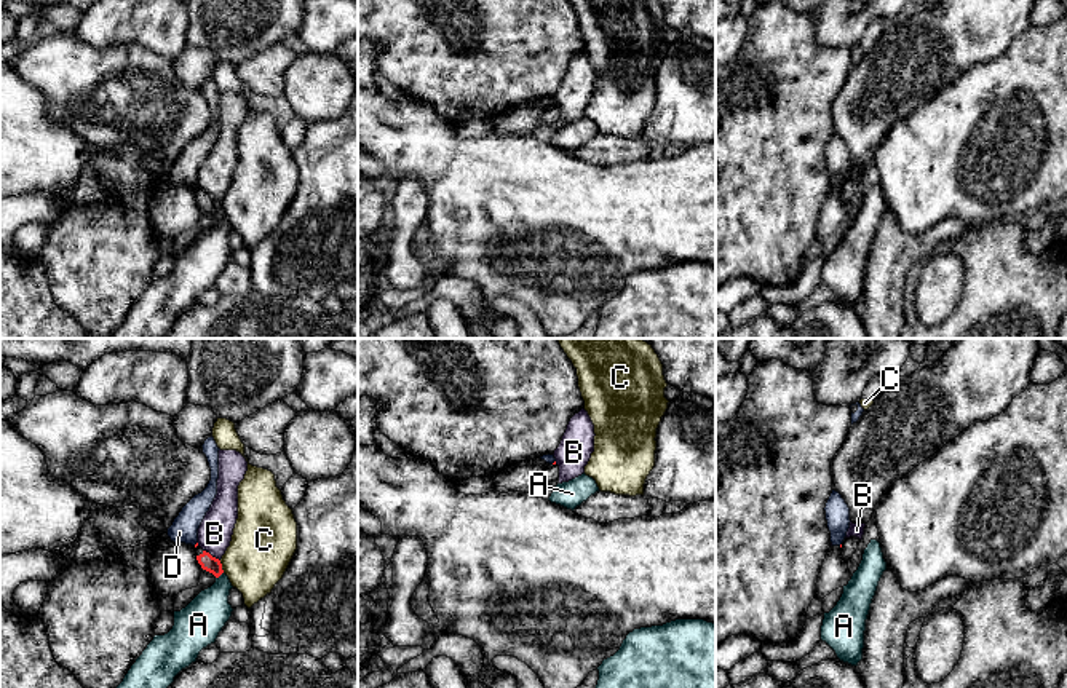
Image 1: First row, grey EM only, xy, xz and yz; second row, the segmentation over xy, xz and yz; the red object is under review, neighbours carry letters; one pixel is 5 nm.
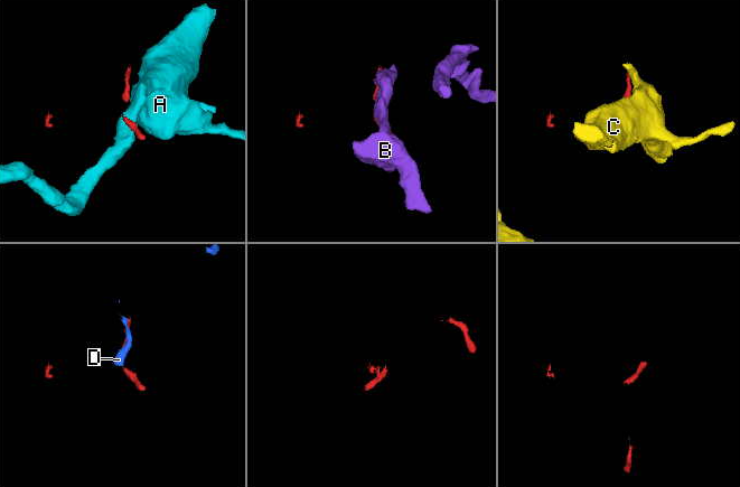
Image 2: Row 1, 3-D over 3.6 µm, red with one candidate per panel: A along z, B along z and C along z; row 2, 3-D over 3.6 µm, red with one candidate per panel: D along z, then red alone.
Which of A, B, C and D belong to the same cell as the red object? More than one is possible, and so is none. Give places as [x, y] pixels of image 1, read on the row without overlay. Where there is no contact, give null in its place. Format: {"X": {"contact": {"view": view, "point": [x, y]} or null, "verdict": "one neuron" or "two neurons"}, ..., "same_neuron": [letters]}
{"A": {"contact": {"view": "xy", "point": [219, 217]}, "verdict": "two neurons"}, "B": {"contact": {"view": "xy", "point": [210, 197]}, "verdict": "two neurons"}, "C": {"contact": {"view": "xy", "point": [221, 209]}, "verdict": "two neurons"}, "D": {"contact": null, "verdict": "two neurons"}, "same_neuron": []}

